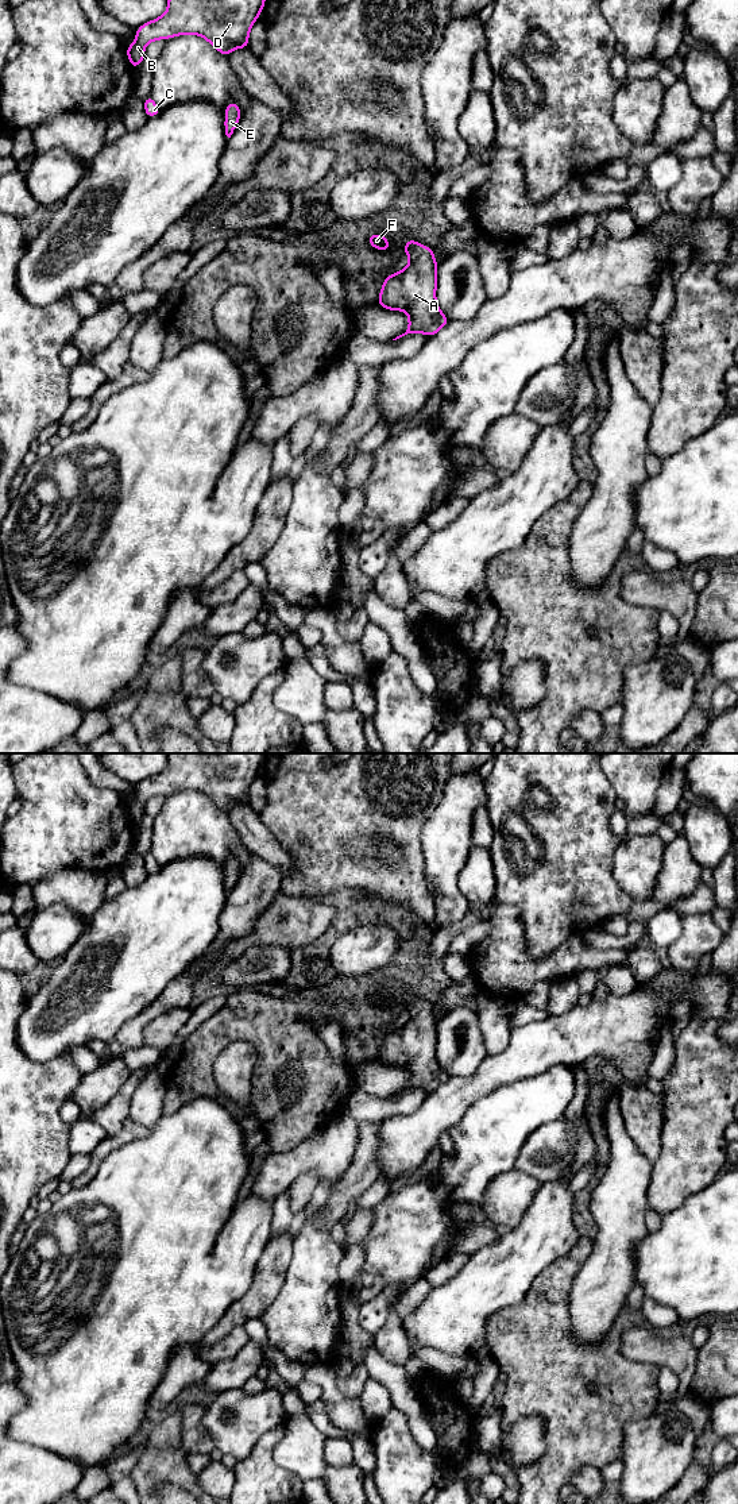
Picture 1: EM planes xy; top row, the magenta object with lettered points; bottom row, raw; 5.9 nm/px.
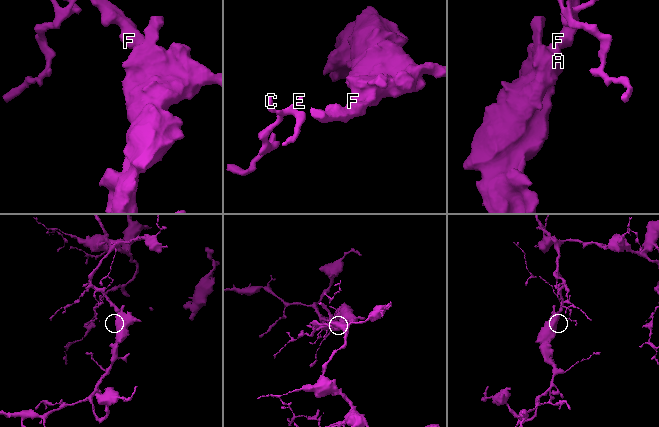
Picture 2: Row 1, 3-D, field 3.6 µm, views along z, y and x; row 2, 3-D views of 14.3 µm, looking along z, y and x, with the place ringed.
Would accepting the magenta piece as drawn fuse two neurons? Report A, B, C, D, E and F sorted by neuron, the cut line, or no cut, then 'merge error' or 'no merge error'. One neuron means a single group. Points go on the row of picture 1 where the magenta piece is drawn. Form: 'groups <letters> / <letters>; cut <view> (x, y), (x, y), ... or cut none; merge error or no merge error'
groups A B C D E F; cut none; no merge error

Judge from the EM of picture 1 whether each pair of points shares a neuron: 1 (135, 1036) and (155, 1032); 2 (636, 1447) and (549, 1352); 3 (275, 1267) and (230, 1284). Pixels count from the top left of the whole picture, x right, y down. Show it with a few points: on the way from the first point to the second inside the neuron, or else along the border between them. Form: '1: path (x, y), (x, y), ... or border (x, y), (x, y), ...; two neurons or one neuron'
1: border (166, 1011), (157, 1015), (143, 1029), (143, 1044); two neurons
2: border (649, 1415), (625, 1423), (619, 1458); two neurons
3: border (266, 1245), (250, 1287), (235, 1300); two neurons

